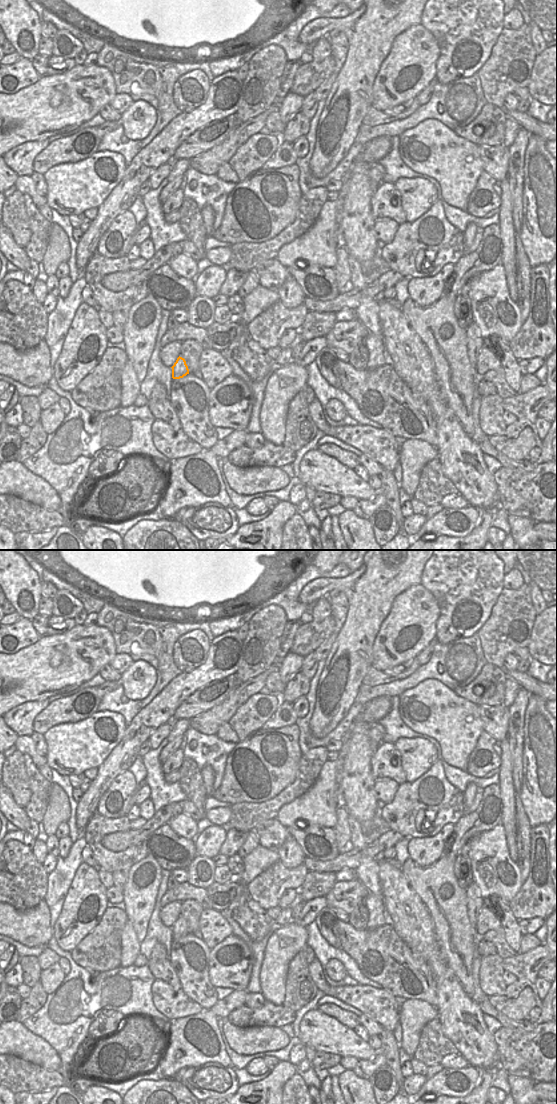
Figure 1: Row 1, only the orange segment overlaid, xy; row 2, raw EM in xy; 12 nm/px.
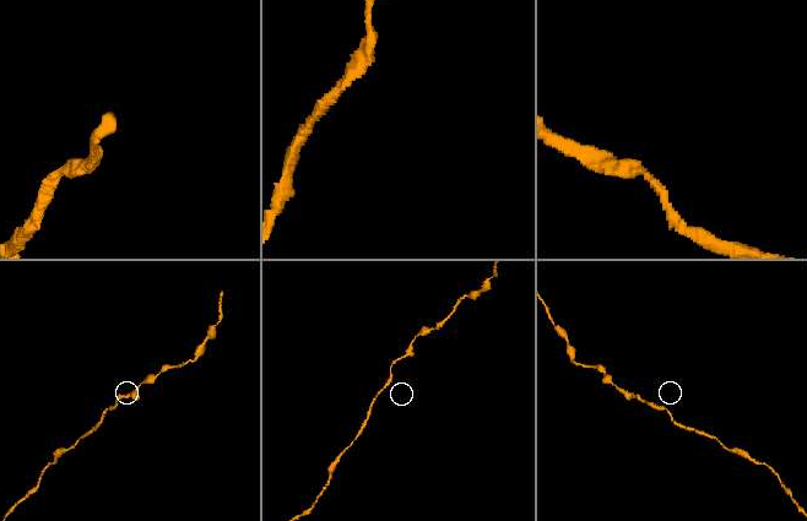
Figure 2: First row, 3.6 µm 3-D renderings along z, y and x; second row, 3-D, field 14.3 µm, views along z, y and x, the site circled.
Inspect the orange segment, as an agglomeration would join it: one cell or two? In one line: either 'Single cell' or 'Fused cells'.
Single cell.

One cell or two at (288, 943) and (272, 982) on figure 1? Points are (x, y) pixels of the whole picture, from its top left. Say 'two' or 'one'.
one

